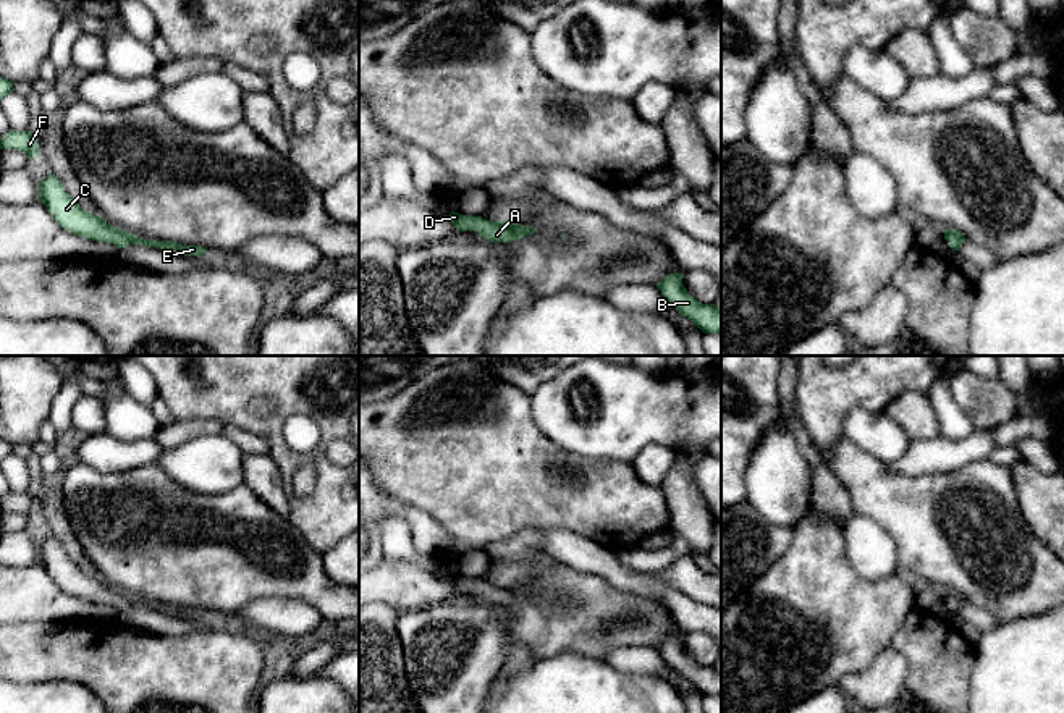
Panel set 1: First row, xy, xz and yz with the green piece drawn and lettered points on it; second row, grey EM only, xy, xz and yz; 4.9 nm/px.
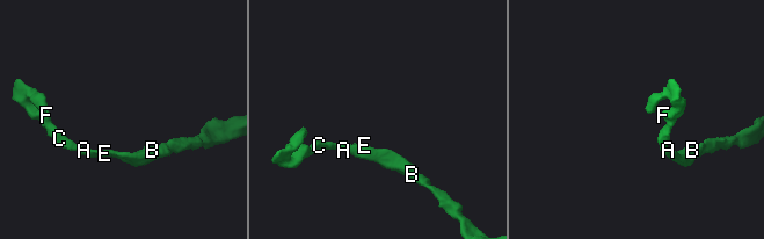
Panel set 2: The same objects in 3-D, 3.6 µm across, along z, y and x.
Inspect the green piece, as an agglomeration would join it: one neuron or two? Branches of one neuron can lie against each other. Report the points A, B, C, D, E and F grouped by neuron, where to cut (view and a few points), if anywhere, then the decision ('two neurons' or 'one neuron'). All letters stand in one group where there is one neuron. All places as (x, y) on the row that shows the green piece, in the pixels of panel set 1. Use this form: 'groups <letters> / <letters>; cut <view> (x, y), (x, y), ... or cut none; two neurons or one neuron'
groups A B C D E F; cut none; one neuron

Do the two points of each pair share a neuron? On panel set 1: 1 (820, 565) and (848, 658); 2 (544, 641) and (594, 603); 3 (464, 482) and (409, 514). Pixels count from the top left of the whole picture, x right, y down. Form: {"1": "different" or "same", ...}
{"1": "same", "2": "same", "3": "different"}

